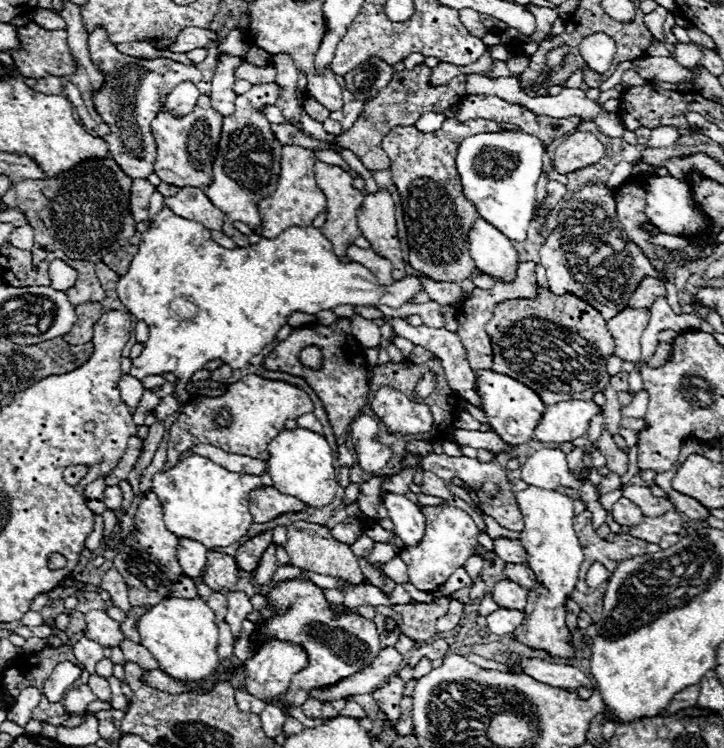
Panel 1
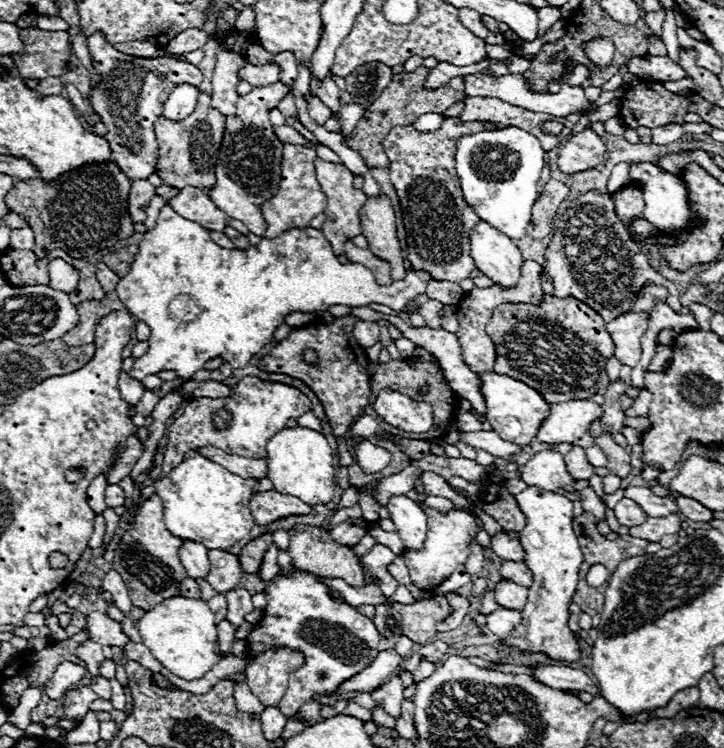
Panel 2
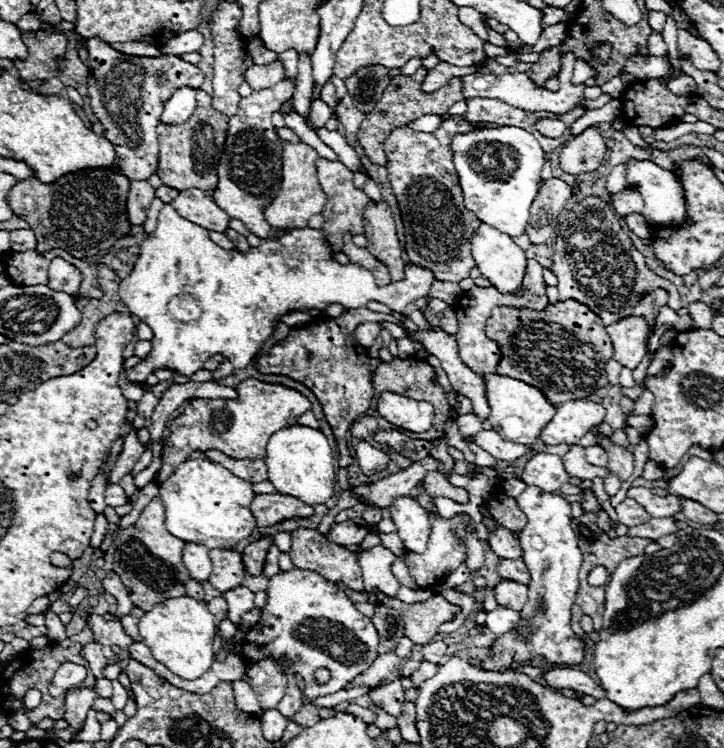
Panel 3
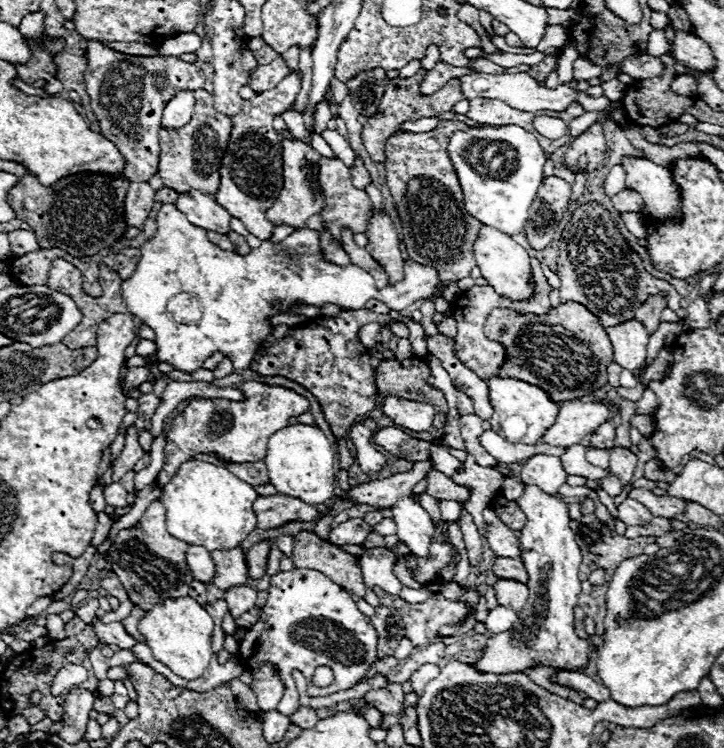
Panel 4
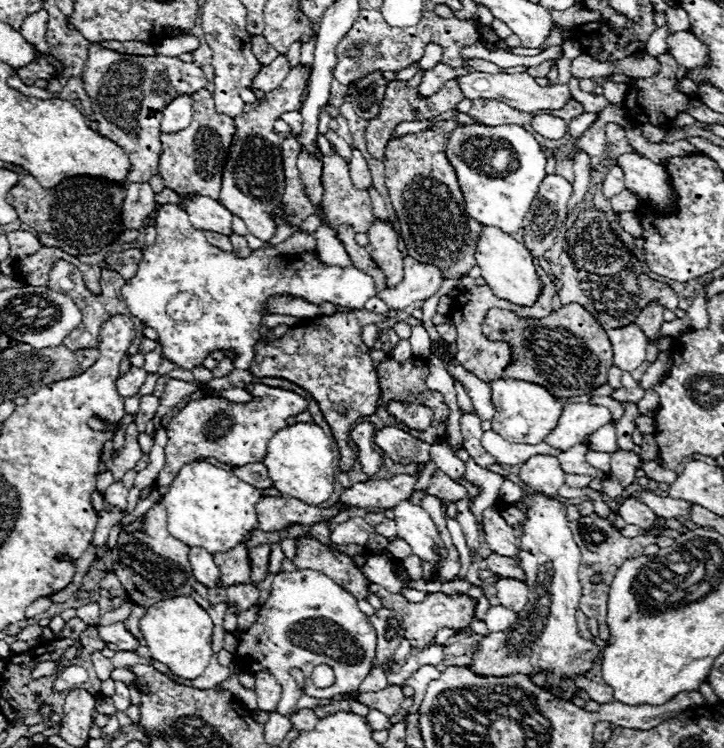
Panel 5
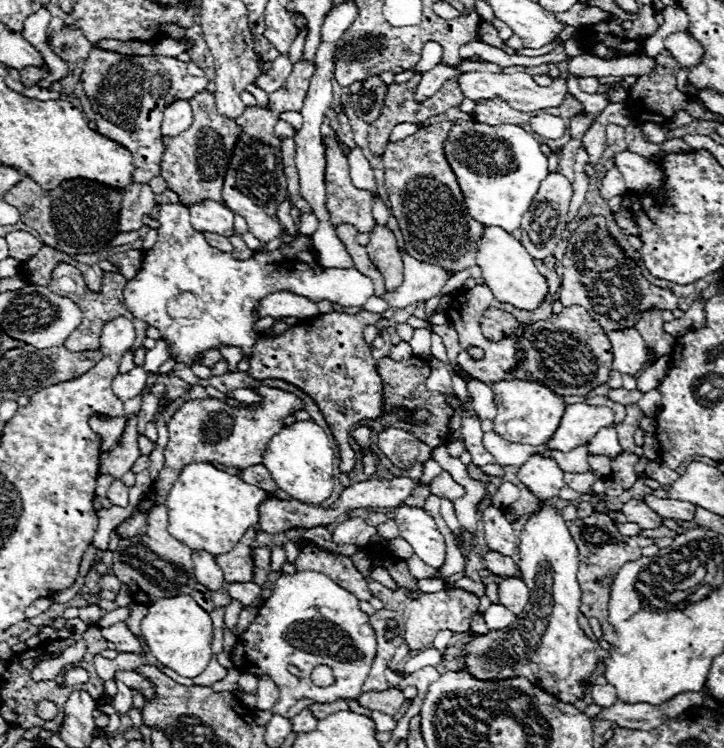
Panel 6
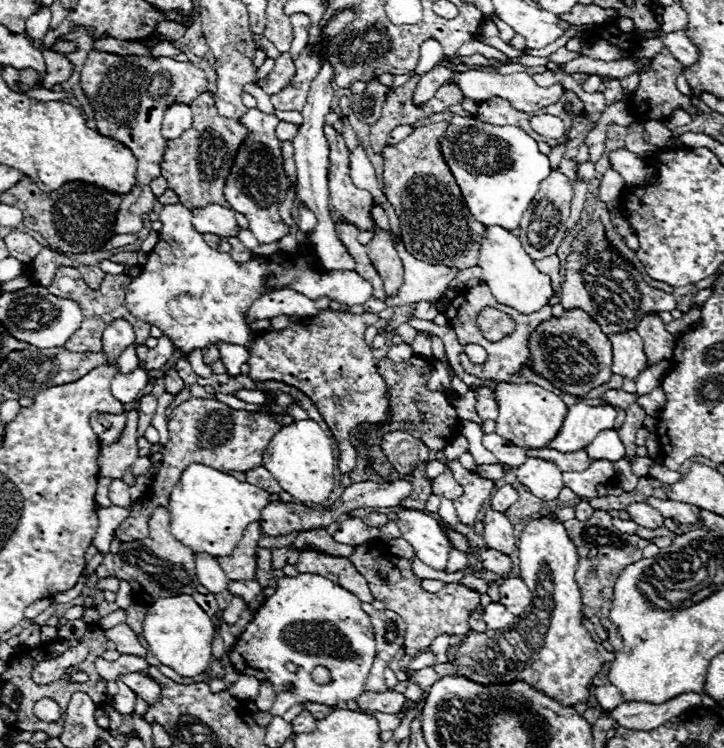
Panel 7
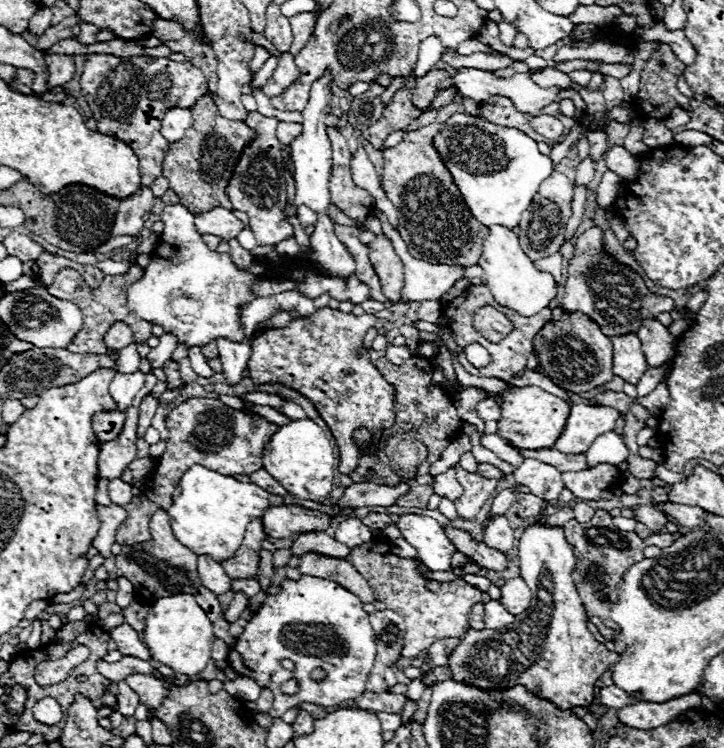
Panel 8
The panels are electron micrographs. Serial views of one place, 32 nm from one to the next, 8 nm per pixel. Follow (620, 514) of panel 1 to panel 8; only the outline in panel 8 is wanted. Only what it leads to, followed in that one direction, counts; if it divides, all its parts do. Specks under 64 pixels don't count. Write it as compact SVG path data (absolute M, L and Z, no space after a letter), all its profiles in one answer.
M636 506L636 508L632 508L632 510L634 510L634 518L640 520L640 522L644 522L652 532L662 530L662 528L666 526L666 522L668 522L668 516L662 514L662 512L660 512L658 508L654 508L654 506Z

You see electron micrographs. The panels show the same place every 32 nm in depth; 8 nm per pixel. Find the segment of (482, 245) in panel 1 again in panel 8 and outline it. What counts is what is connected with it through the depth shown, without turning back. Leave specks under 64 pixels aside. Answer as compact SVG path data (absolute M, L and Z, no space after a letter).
M504 226L490 228L490 234L484 240L484 250L478 260L478 266L484 268L484 282L490 288L492 296L498 304L522 314L522 316L534 316L542 308L546 308L558 294L558 286L552 274L540 272L534 268L532 260L524 254L520 248L518 236Z

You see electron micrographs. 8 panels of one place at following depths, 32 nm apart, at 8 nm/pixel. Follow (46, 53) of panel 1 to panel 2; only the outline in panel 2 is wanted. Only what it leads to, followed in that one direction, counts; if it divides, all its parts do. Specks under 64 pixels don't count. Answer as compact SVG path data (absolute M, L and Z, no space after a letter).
M40 28L20 30L26 46L26 56L14 56L14 64L22 78L42 80L46 76L60 76L66 72L70 54L66 32L46 32Z

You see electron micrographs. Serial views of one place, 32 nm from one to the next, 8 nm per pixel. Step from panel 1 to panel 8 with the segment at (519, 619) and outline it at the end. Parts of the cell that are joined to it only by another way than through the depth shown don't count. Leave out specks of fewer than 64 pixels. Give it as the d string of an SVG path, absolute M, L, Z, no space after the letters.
M490 600L486 604L486 610L484 610L484 624L486 624L486 628L498 630L498 628L504 628L506 624L510 624L512 620L514 620L514 616L498 600Z

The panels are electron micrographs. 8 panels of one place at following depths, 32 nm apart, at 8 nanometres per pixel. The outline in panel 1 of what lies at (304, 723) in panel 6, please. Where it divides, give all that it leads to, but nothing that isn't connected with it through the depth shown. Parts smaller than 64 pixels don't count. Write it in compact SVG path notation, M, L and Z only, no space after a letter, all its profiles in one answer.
M310 698L310 700L306 700L306 702L302 704L302 712L304 712L308 718L318 720L318 718L322 718L322 702Z

